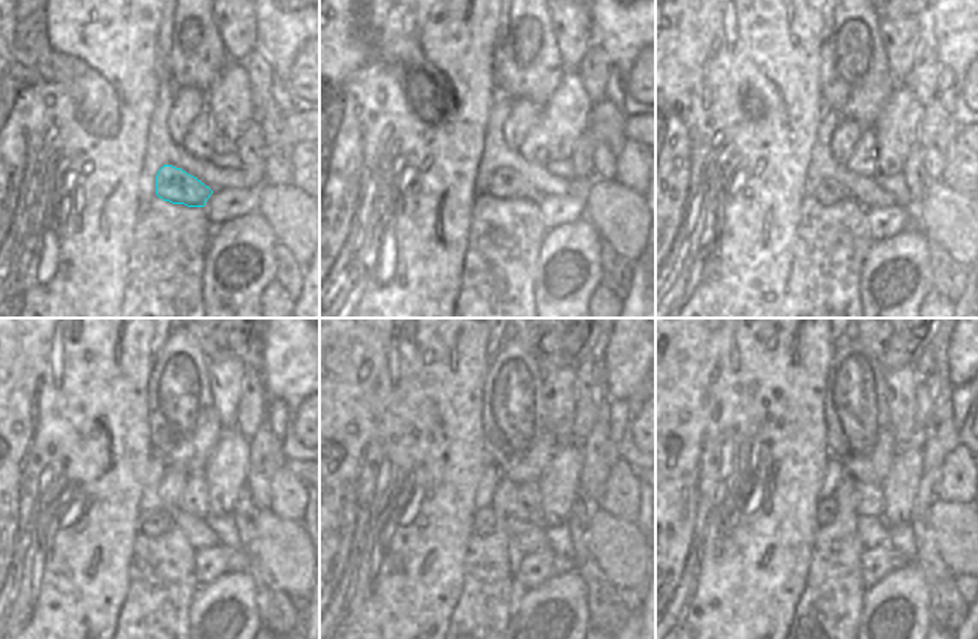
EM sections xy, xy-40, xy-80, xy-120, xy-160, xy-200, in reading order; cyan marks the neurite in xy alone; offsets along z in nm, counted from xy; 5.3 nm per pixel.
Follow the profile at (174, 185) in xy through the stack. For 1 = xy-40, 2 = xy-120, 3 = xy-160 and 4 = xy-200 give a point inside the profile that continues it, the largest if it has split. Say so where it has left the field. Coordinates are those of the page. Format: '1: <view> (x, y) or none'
1: xy-40 (506, 183)
2: xy-120 (155, 522)
3: xy-160 (485, 521)
4: xy-200 (827, 509)

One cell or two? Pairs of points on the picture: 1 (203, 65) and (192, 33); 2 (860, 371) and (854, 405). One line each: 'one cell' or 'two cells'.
1: one cell
2: one cell

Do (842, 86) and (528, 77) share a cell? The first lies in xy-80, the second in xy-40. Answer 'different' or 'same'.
same

